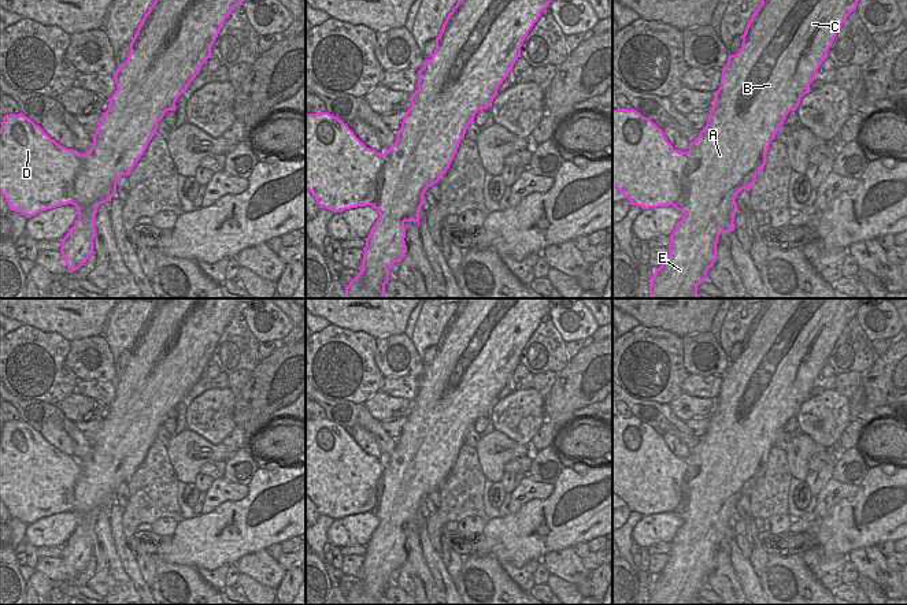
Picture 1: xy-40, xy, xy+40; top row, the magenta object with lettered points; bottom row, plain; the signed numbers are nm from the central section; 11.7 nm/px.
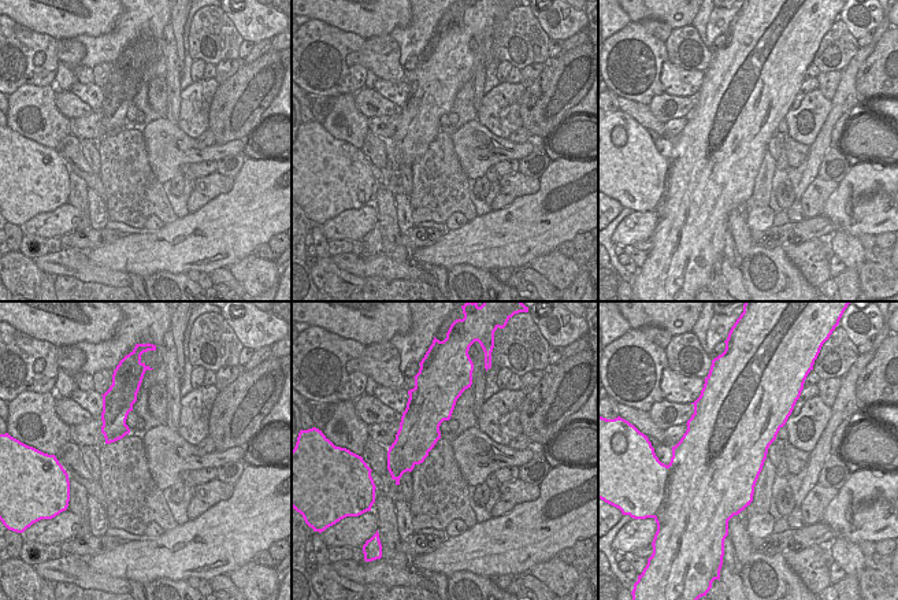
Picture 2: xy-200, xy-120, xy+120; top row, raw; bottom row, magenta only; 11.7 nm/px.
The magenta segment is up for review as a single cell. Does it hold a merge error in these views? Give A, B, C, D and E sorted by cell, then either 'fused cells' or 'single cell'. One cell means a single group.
A B C E / D; fused cells

